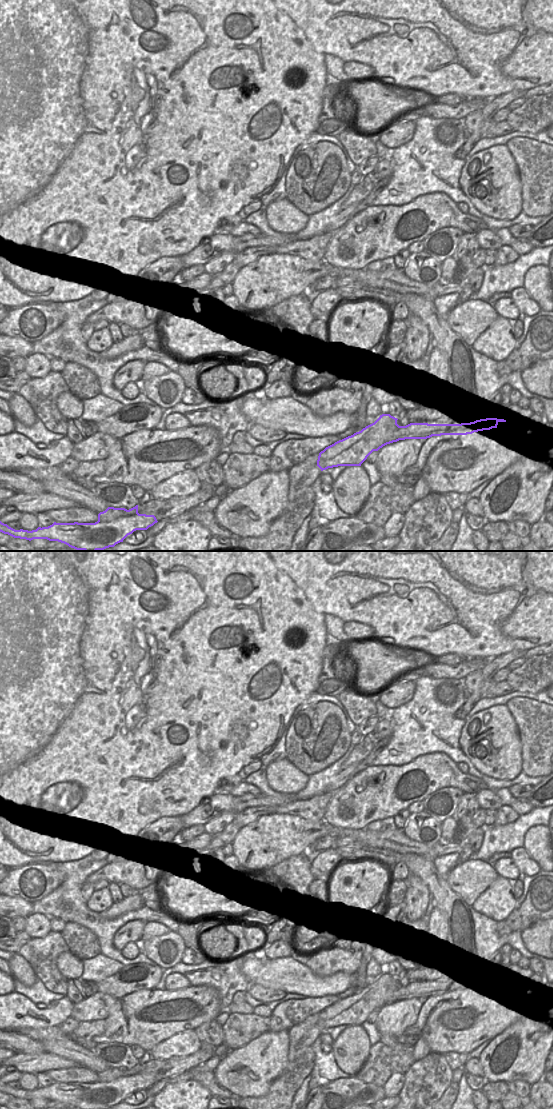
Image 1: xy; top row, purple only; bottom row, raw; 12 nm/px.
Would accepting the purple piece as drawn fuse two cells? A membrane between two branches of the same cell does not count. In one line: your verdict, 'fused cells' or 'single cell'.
fused cells

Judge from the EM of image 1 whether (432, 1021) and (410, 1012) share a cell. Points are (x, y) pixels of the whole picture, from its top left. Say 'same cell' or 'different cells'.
different cells

